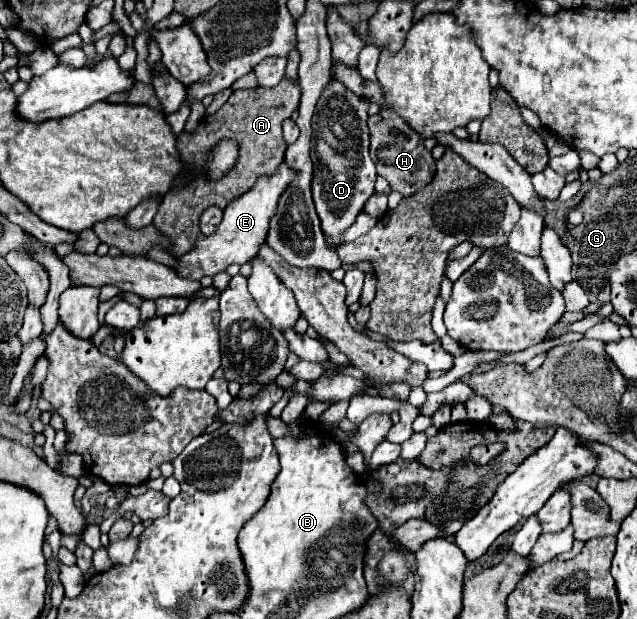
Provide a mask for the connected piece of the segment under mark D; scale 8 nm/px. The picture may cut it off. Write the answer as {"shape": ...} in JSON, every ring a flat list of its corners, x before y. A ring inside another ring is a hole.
{"shape":[[332,79,332,83,324,89,324,95,320,97,320,103,316,105,316,111,314,111,314,117,312,117,312,163,316,161,316,167,314,167,314,177,312,177,312,197,314,197,314,205,316,205,316,211,318,211,318,217,322,221,322,229,324,233,332,235,332,245,330,247,336,247,340,245,340,239,338,235,348,229,358,213,364,209,366,201,372,197,374,193,374,181,376,181,376,165,374,161,370,159,370,153,368,153,368,103,364,103,364,99,352,95,352,91,348,91,346,87,342,87,342,83,336,83]]}

